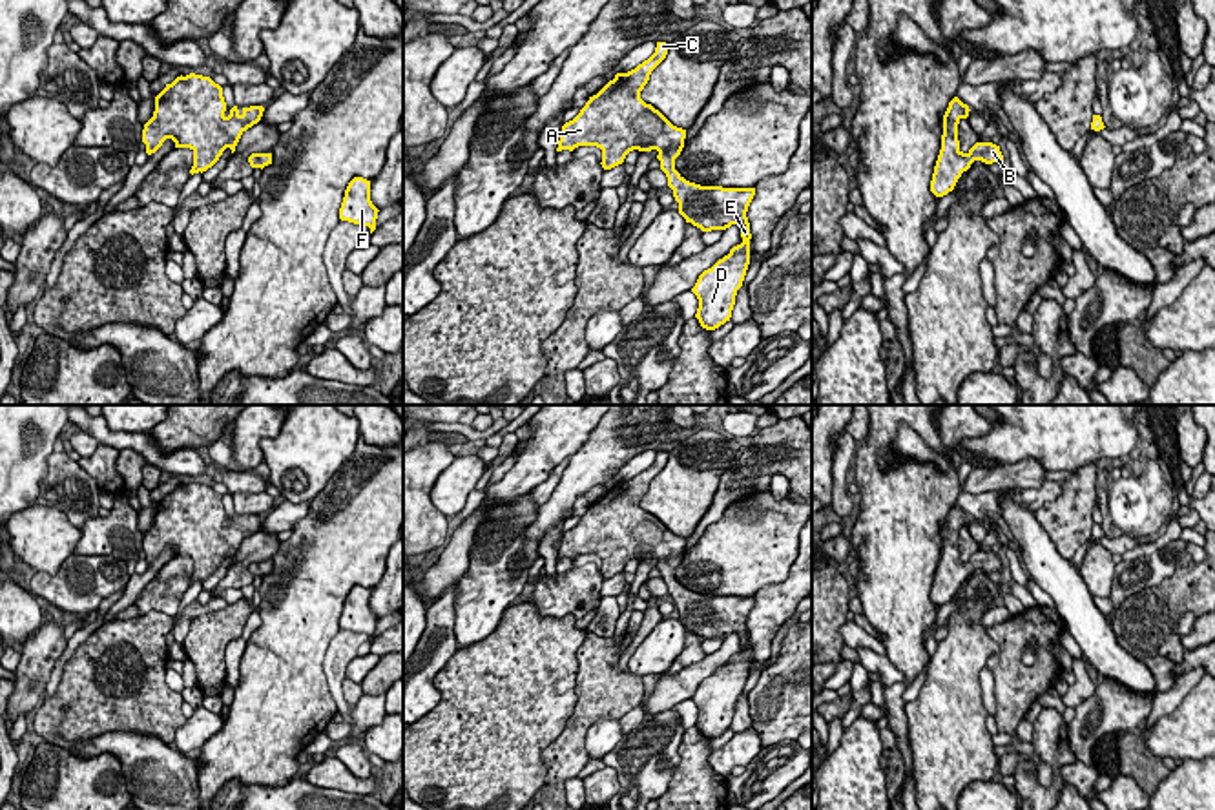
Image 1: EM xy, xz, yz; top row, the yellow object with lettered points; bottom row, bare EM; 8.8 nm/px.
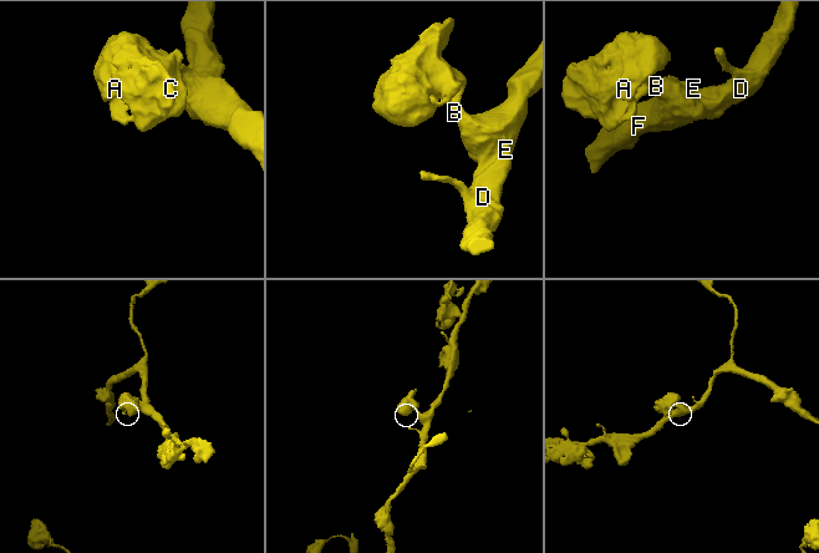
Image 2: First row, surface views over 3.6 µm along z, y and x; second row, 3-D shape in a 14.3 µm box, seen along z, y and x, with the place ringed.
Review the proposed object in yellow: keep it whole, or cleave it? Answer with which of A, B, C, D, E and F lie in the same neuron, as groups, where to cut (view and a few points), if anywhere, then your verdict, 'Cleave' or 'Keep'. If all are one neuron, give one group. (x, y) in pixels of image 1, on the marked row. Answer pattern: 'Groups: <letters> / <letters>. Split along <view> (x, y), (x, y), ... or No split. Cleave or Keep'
Groups: A B C D E F. No split. Keep

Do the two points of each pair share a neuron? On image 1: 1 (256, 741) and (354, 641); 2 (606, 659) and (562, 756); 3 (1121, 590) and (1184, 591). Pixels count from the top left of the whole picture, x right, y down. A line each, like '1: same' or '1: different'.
1: different
2: same
3: different

